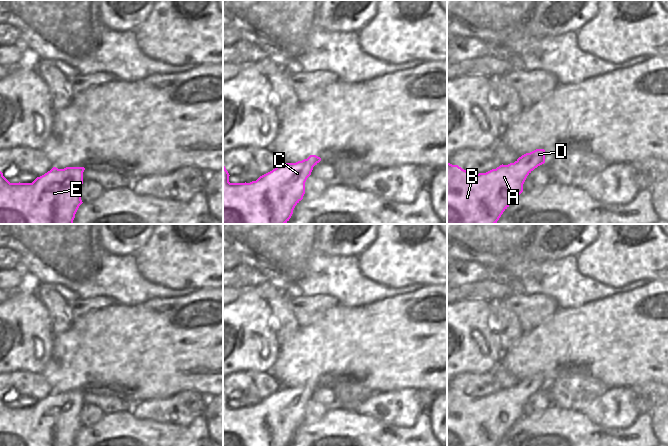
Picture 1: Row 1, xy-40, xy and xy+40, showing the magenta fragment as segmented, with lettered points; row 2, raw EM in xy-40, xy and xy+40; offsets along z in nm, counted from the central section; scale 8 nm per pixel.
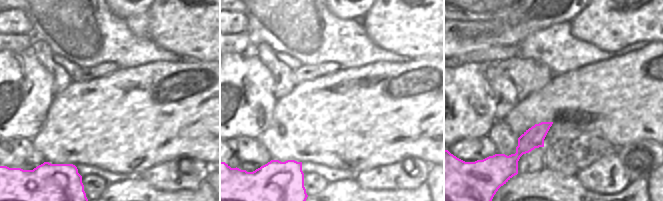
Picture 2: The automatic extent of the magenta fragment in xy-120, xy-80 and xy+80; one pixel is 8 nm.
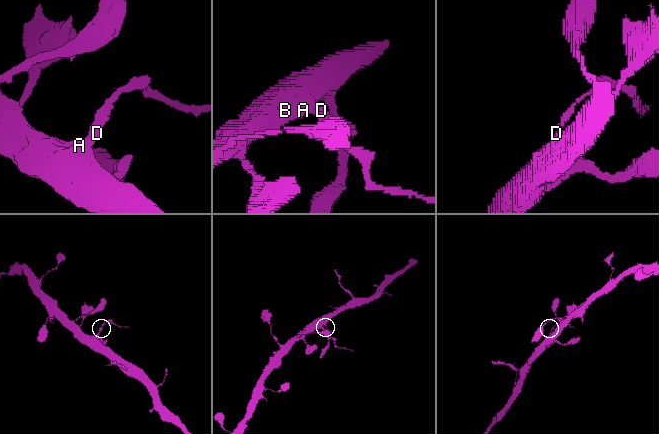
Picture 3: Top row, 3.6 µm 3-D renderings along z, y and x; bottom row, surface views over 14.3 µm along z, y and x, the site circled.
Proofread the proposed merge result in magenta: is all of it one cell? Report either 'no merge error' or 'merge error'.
merge error

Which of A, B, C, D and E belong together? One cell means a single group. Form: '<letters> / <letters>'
A B C E / D

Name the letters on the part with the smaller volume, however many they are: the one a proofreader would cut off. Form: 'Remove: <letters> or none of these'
Remove: D

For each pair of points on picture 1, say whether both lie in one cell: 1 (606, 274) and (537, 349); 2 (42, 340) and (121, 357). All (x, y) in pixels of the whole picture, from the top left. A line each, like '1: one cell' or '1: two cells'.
1: two cells
2: two cells

